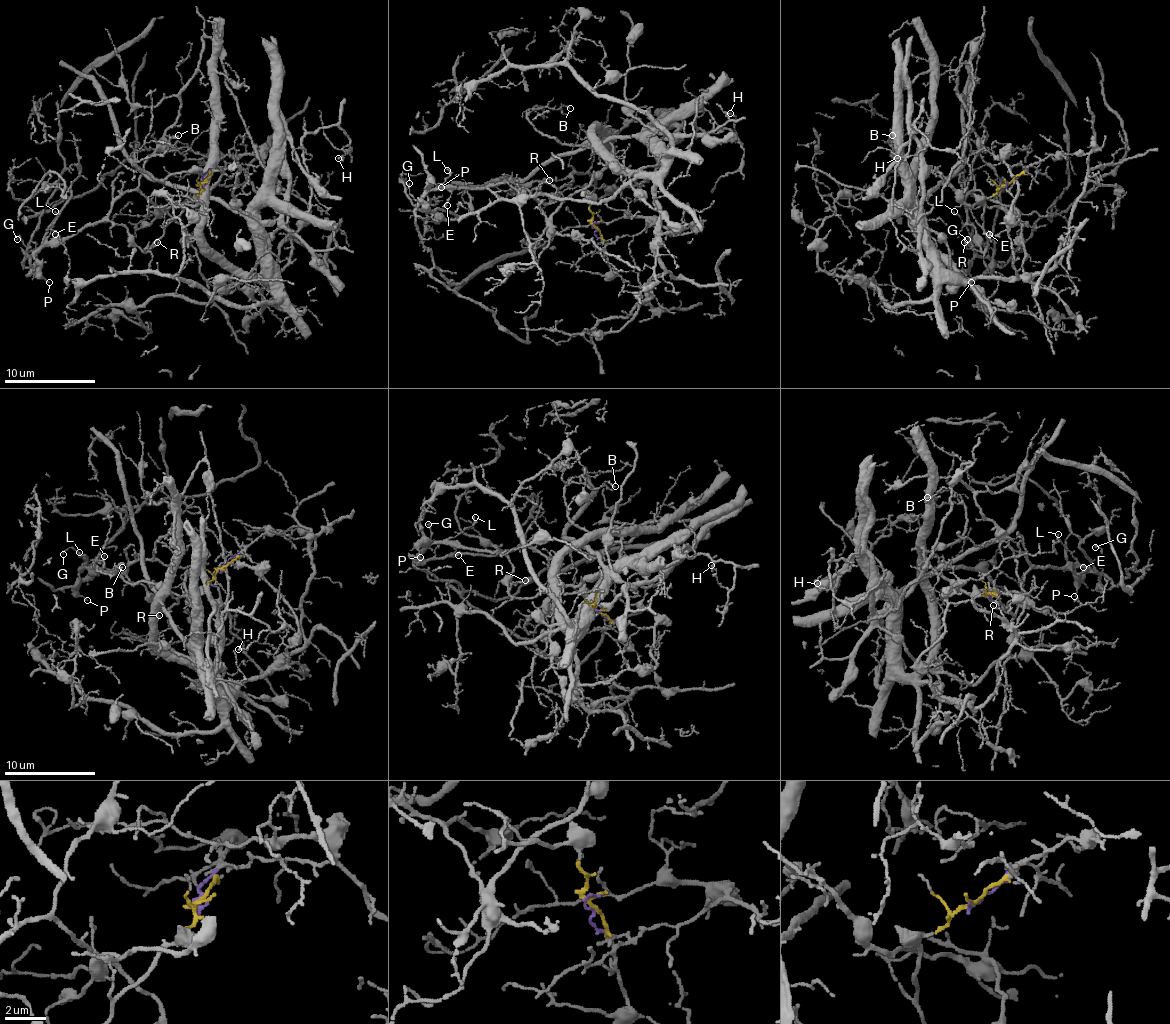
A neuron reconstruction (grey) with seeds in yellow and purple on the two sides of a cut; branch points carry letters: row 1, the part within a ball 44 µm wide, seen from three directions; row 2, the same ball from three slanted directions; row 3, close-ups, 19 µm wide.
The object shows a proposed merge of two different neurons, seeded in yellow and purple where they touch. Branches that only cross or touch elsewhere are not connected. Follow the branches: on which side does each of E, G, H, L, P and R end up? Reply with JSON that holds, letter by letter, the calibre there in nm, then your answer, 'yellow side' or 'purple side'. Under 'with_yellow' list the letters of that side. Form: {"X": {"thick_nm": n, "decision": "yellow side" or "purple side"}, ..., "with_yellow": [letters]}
{"E": {"thick_nm": 110, "decision": "yellow side"}, "G": {"thick_nm": 120, "decision": "yellow side"}, "H": {"thick_nm": 110, "decision": "purple side"}, "L": {"thick_nm": 140, "decision": "yellow side"}, "P": {"thick_nm": 80, "decision": "yellow side"}, "R": {"thick_nm": 120, "decision": "yellow side"}, "with_yellow": ["E", "G", "L", "P", "R"]}

